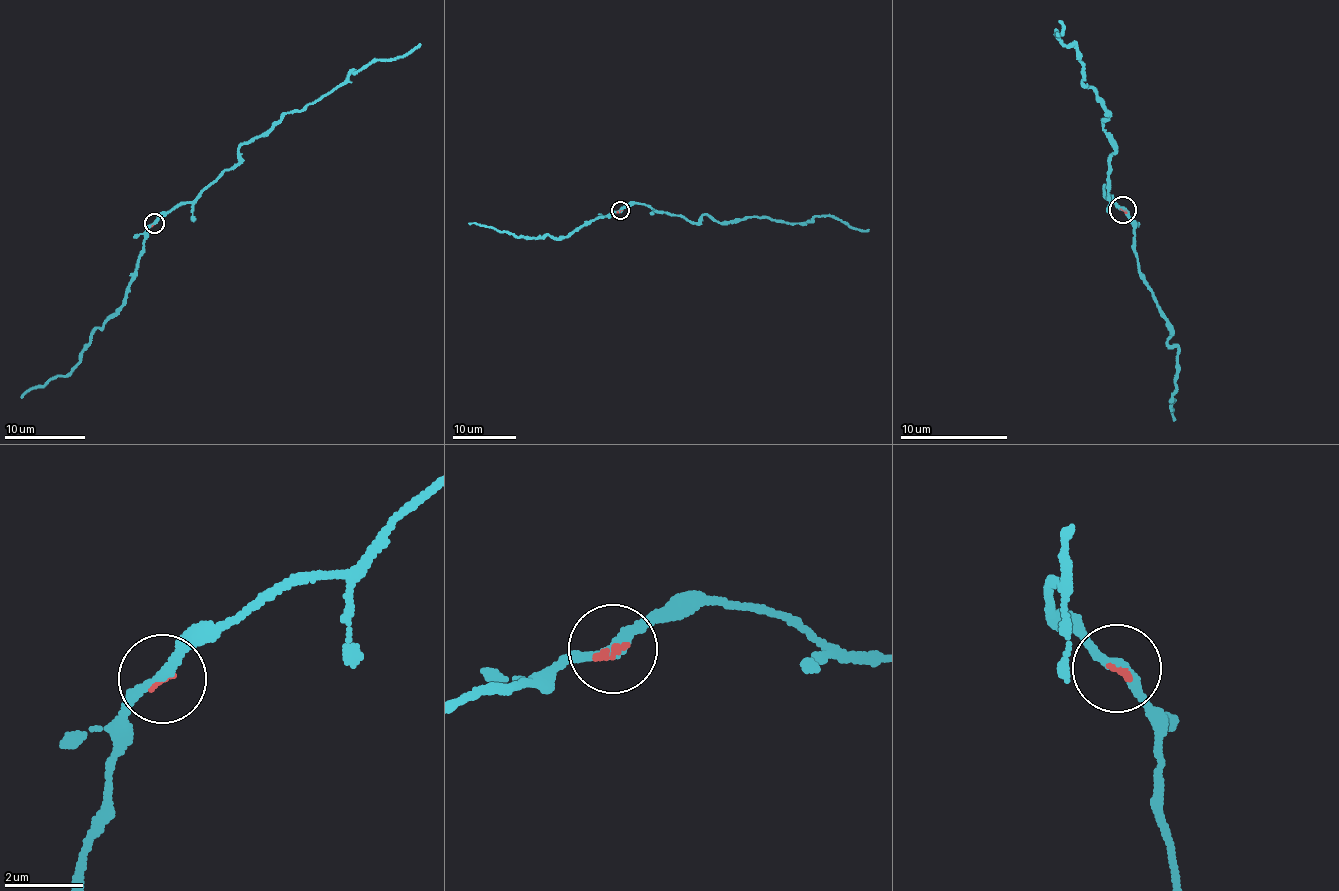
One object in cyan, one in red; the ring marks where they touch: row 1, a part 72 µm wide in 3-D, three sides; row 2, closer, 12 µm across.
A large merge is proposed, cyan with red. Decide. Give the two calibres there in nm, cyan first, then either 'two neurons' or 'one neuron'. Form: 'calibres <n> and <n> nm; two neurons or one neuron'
calibres 240 and 110 nm; one neuron

